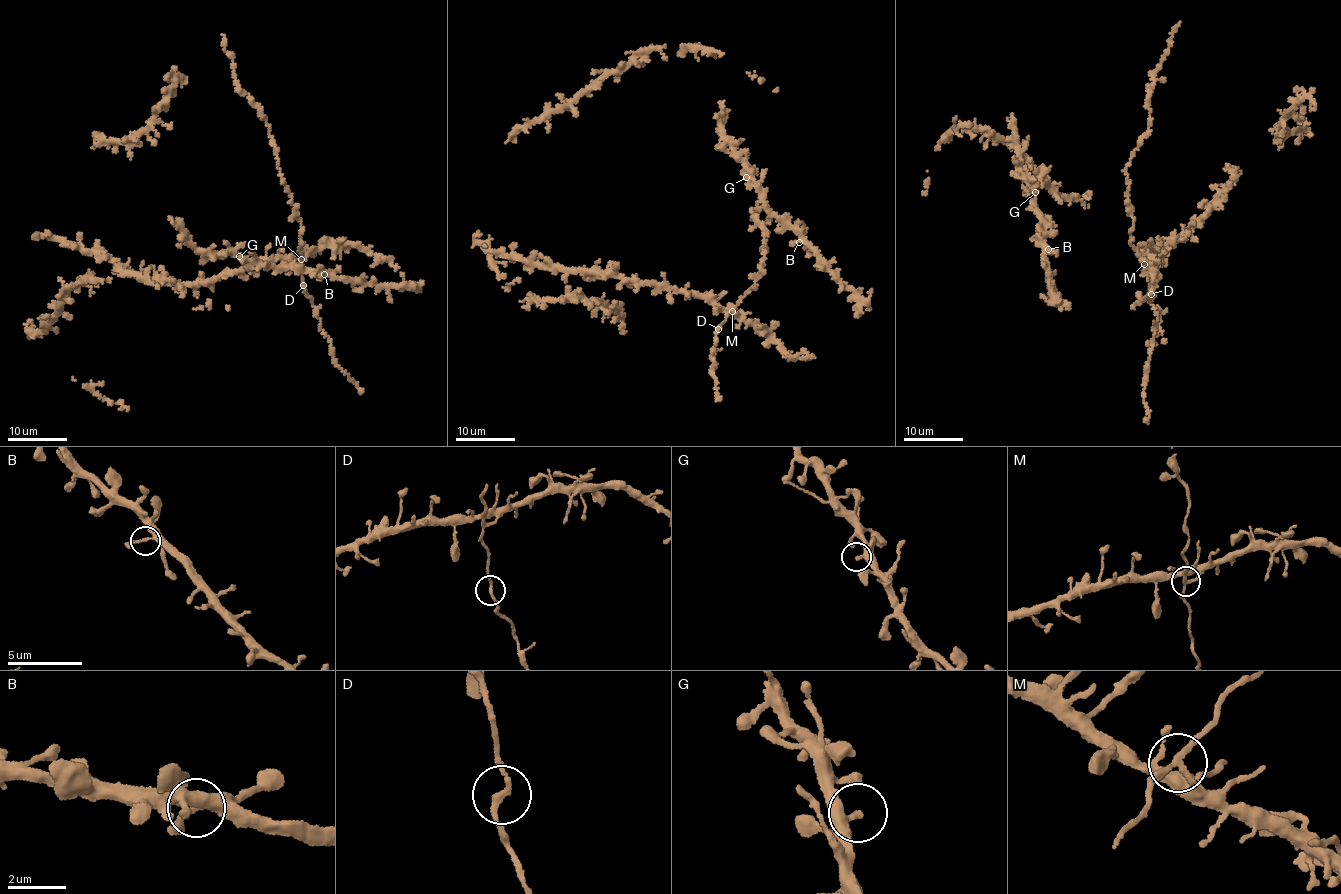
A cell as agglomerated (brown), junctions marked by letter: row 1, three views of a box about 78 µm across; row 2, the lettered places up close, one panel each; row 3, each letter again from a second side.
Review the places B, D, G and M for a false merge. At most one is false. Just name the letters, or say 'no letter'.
M

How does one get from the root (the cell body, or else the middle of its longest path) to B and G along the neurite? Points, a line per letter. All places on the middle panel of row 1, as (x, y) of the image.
B: (859, 303), (853, 291), (843, 288), (825, 269), (810, 245), (799, 242)
G: (859, 303), (853, 291), (843, 288), (825, 269), (810, 245), (773, 217), (756, 185), (746, 177)

